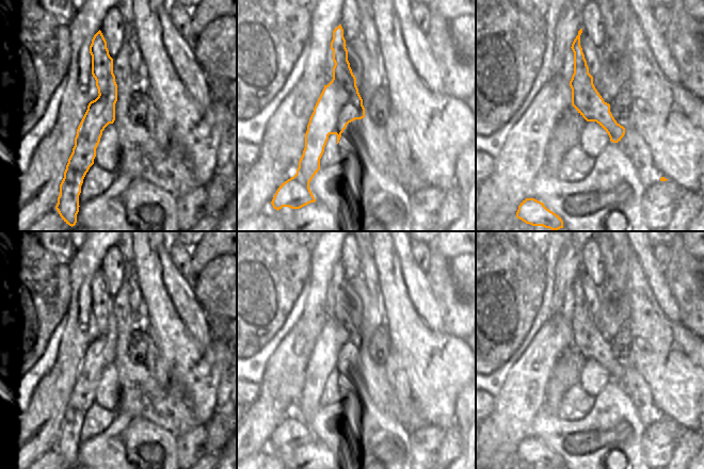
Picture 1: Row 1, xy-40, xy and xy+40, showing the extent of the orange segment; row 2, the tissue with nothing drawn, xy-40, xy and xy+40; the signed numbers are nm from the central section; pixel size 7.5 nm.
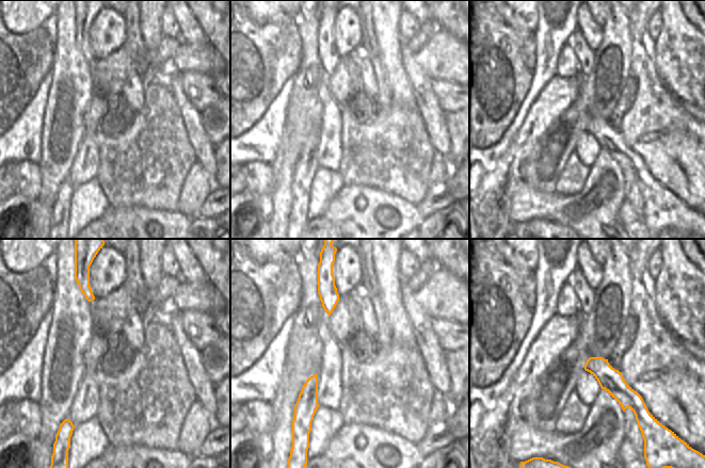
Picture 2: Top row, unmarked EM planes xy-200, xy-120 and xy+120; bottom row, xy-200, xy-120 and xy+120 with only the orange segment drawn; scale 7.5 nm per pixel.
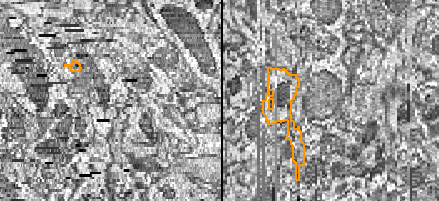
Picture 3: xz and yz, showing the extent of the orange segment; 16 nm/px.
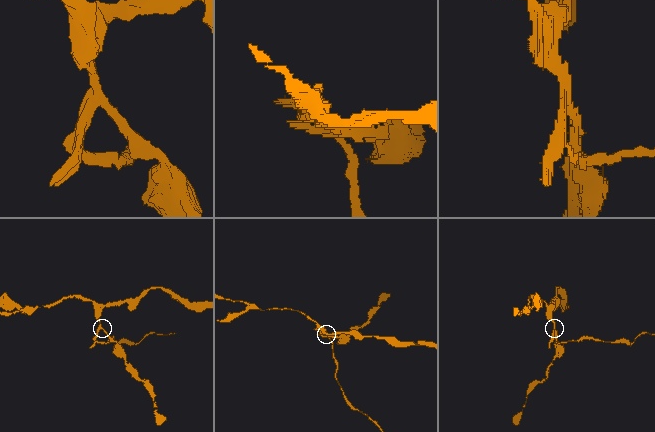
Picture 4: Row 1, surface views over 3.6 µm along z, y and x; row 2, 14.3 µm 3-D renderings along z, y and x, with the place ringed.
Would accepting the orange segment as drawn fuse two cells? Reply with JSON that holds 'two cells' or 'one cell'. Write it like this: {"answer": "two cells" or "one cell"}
{"answer": "two cells"}

